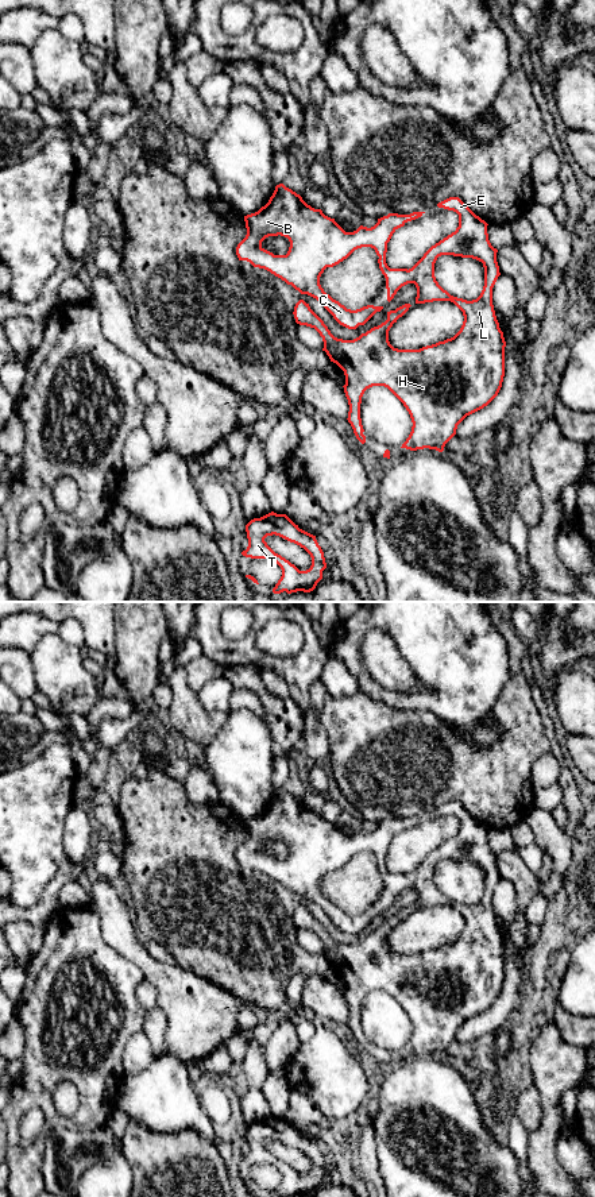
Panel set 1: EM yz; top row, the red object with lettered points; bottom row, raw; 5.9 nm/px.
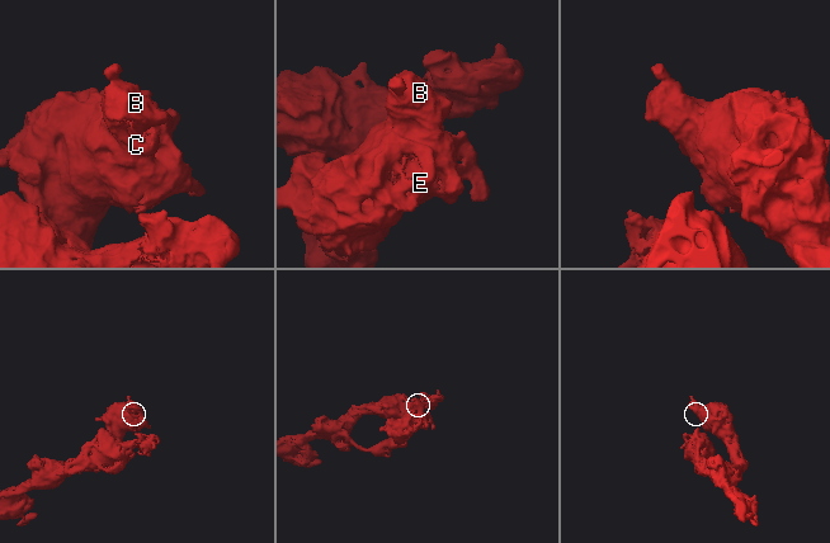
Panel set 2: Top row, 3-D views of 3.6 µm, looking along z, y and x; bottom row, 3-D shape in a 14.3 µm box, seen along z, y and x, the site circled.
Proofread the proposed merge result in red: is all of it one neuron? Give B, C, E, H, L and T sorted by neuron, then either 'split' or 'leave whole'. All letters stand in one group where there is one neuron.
B C E H L T; leave whole

